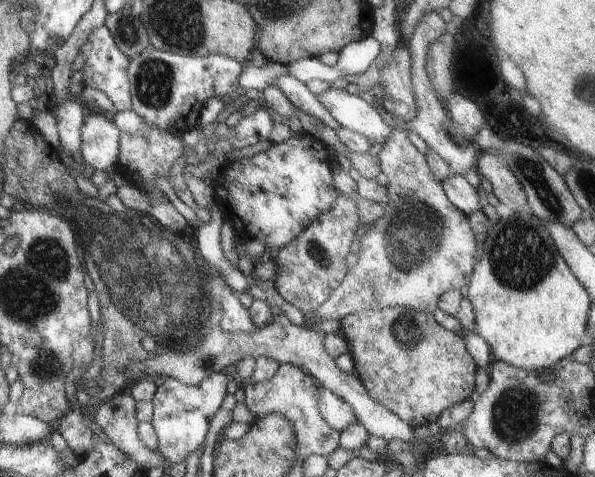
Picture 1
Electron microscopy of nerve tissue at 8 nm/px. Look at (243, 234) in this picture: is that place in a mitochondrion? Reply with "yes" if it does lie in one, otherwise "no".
no

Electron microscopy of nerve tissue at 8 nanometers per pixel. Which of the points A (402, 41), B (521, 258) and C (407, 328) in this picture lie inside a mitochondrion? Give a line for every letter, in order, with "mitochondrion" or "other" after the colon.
A: other
B: mitochondrion
C: mitochondrion

